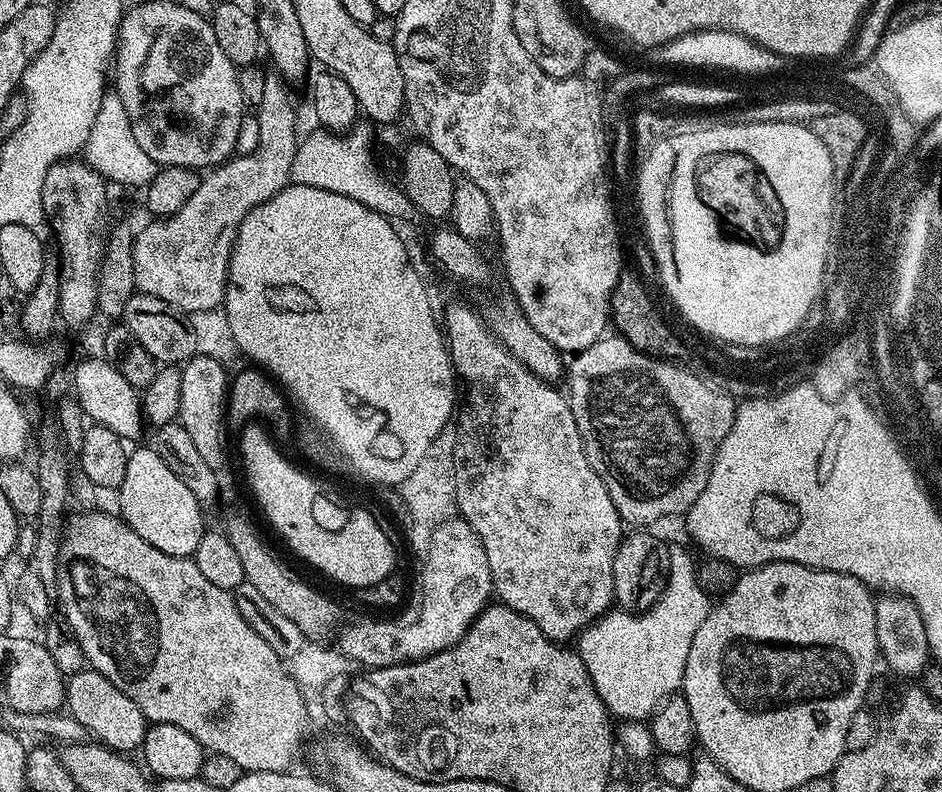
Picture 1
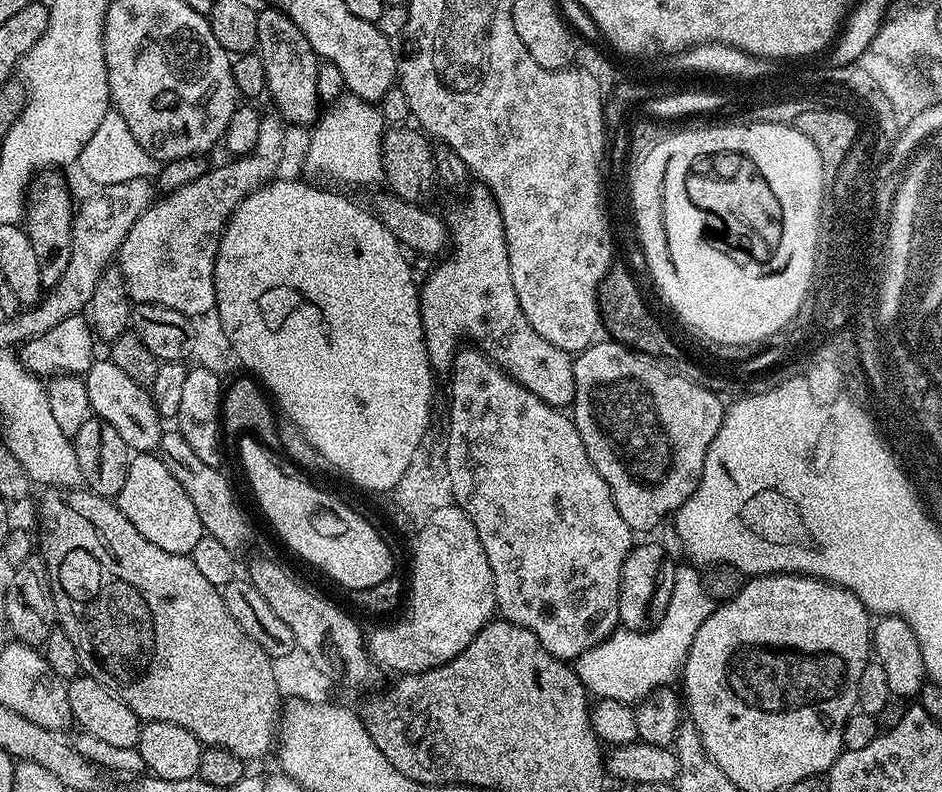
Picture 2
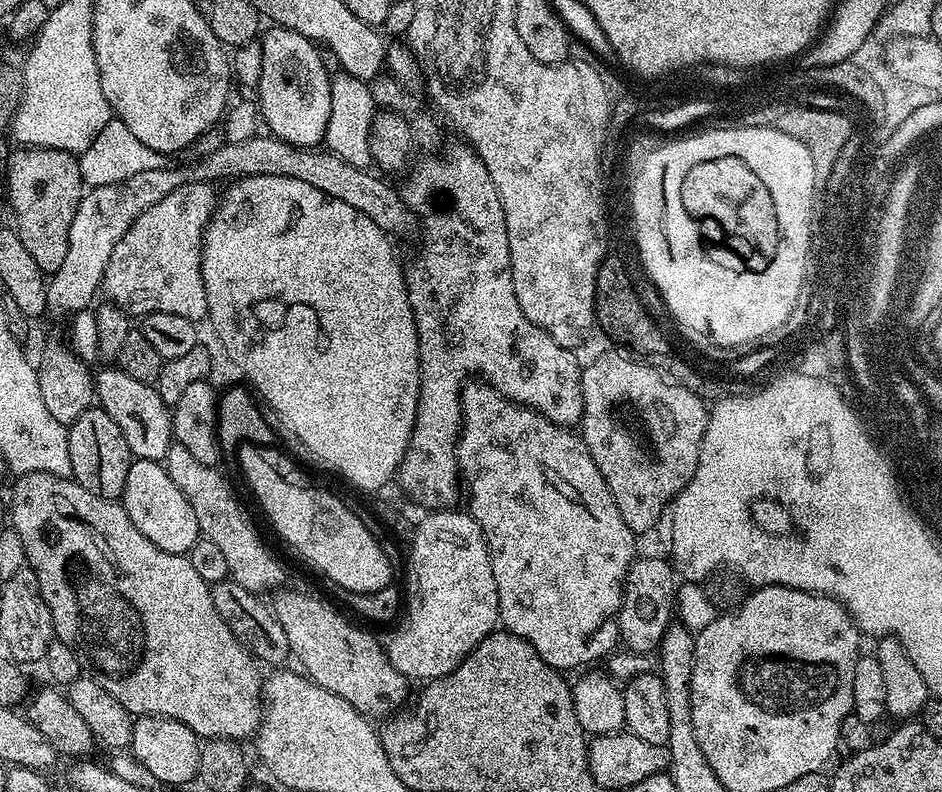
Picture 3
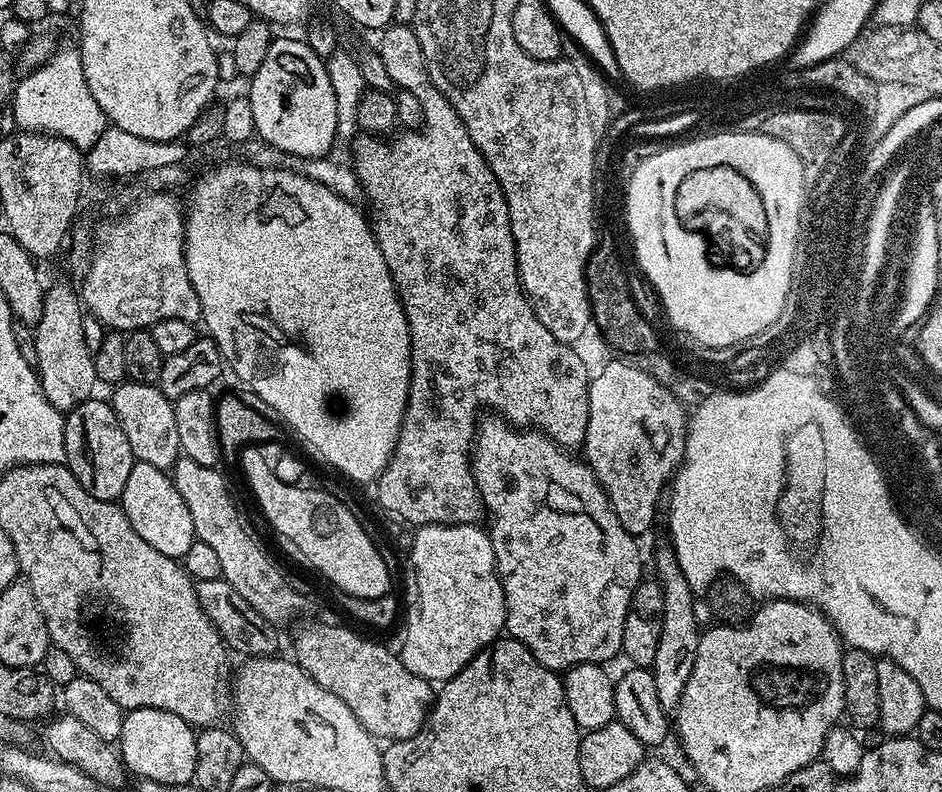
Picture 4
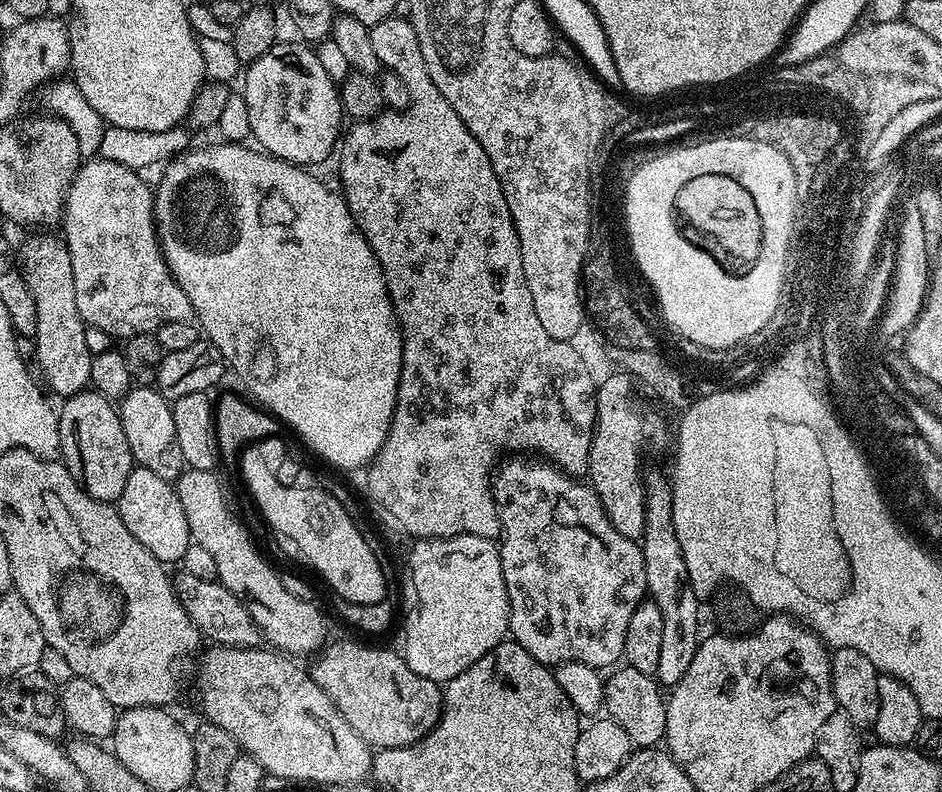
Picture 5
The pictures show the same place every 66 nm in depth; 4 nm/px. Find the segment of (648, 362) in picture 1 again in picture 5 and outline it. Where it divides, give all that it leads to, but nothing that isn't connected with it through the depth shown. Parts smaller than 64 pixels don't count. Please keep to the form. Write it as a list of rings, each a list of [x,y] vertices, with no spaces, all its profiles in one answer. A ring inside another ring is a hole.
[[[624,370],[615,372],[603,377],[596,389],[596,425],[592,431],[586,480],[598,494],[602,510],[606,510],[606,518],[610,518],[614,530],[625,538],[639,541],[646,524],[646,489],[640,459],[644,452],[656,452],[667,440],[669,443],[670,428],[656,414],[645,412],[641,403],[633,403],[632,376]]]

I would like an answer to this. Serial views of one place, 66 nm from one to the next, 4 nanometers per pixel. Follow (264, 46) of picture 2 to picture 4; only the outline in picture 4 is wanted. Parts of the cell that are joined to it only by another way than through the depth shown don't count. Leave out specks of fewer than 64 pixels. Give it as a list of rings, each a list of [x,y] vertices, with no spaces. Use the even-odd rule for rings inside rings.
[[[273,39],[266,50],[266,59],[262,66],[250,78],[252,84],[246,89],[250,110],[254,110],[256,136],[270,146],[278,146],[291,156],[328,156],[332,143],[337,143],[336,126],[338,124],[338,102],[334,98],[334,86],[330,86],[328,66],[303,39]]]

